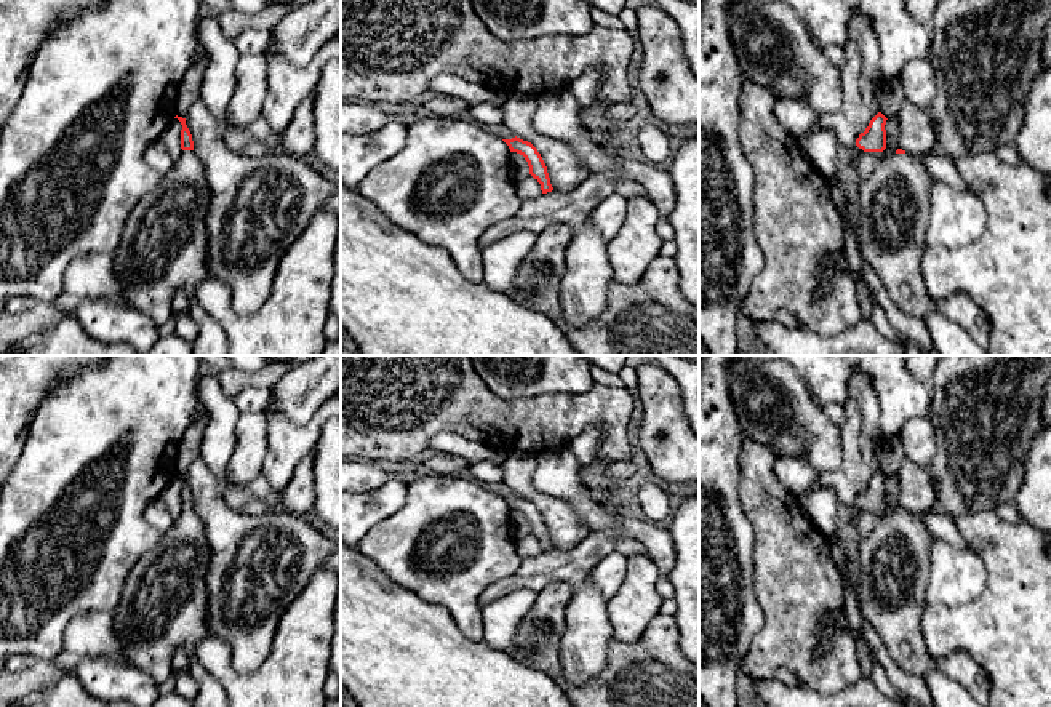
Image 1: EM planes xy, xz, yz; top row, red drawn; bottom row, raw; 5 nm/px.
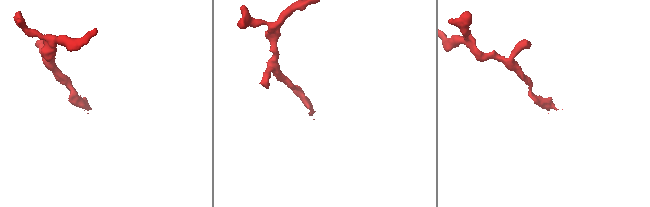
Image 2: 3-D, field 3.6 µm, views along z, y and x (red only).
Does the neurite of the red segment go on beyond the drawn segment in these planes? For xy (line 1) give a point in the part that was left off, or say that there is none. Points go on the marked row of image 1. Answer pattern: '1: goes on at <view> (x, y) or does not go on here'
1: goes on at xy (163, 245)

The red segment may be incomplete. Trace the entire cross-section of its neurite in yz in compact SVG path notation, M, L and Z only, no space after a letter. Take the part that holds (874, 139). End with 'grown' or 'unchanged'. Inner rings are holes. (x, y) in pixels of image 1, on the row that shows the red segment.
M941 0L929 22L929 61L937 85L926 110L934 128L933 149L923 155L902 149L885 154L888 118L881 112L856 139L864 152L878 154L875 171L859 187L859 253L880 278L889 301L907 315L923 318L934 307L923 280L921 259L928 248L929 187L936 179L923 160L928 155L952 160L1014 146L1030 86L1041 70L1043 29L1049 19L1051 0Z; grown

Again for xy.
M174 118L182 125L182 154L134 205L114 253L122 304L162 325L171 317L174 294L182 291L198 326L194 355L227 355L224 330L195 298L197 285L210 277L205 218L211 192L186 118Z; grown

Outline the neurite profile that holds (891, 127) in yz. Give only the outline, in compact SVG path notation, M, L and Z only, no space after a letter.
M891 117L886 120L885 125L886 130L886 149L883 150L885 154L893 154L897 149L901 149L899 146L899 120L897 117Z

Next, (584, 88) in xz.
M592 66L569 85L569 91L584 110L597 101L597 91L603 80L605 72L601 70L601 67Z

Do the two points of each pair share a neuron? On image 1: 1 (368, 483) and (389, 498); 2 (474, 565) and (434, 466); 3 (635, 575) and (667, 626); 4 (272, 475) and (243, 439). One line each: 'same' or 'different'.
1: different
2: different
3: different
4: different

